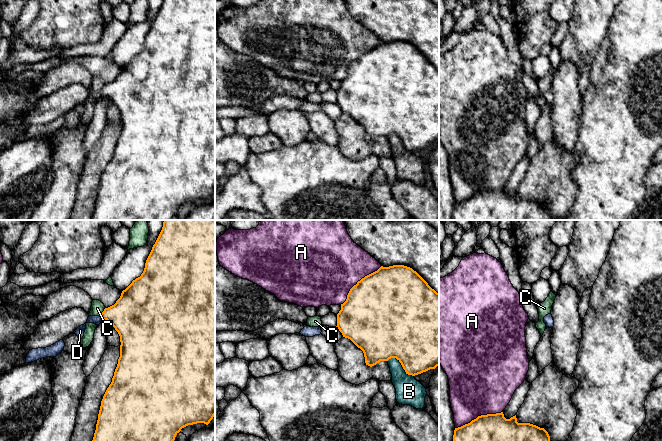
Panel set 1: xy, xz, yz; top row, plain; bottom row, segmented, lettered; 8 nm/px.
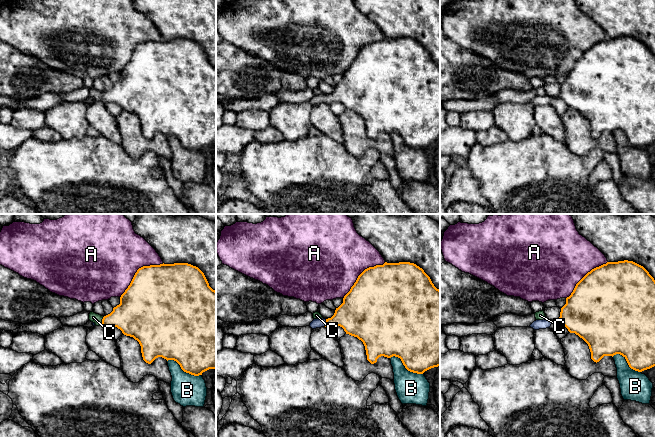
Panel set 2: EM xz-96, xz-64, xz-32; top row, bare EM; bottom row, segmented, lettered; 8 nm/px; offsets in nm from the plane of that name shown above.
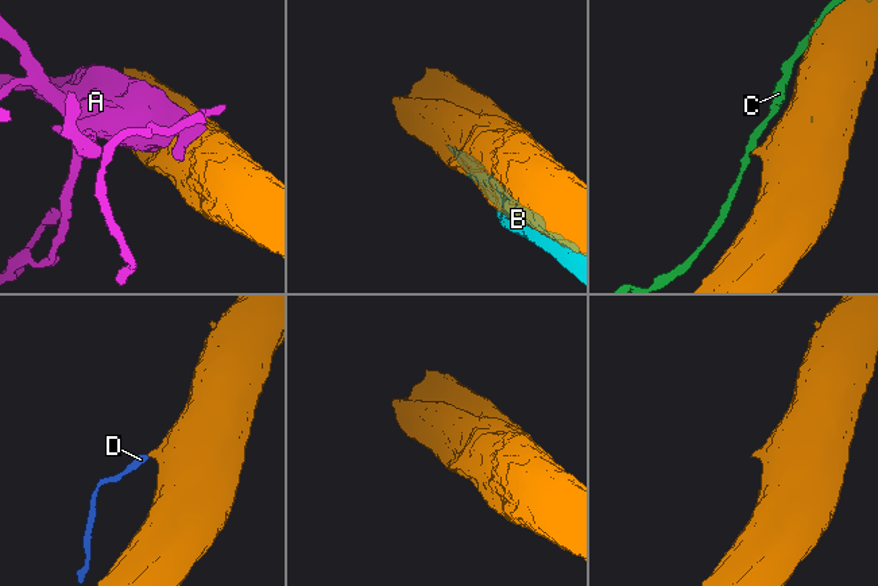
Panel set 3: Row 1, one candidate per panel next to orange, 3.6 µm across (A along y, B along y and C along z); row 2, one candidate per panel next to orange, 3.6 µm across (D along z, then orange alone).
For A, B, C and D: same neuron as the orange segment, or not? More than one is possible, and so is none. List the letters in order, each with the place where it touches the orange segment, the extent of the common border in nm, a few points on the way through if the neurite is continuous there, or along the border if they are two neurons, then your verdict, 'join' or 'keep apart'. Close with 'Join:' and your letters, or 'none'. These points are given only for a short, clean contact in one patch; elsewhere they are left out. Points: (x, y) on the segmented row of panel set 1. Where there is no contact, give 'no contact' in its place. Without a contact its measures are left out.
A: contact xz (357, 282); length 460 nm; keep apart
B: contact xz (401, 364); length 260 nm; keep apart
C: contact xy (103, 311); length 90 nm; keep apart
D: contact xy (101, 317); length 50 nm; join
Join: D

